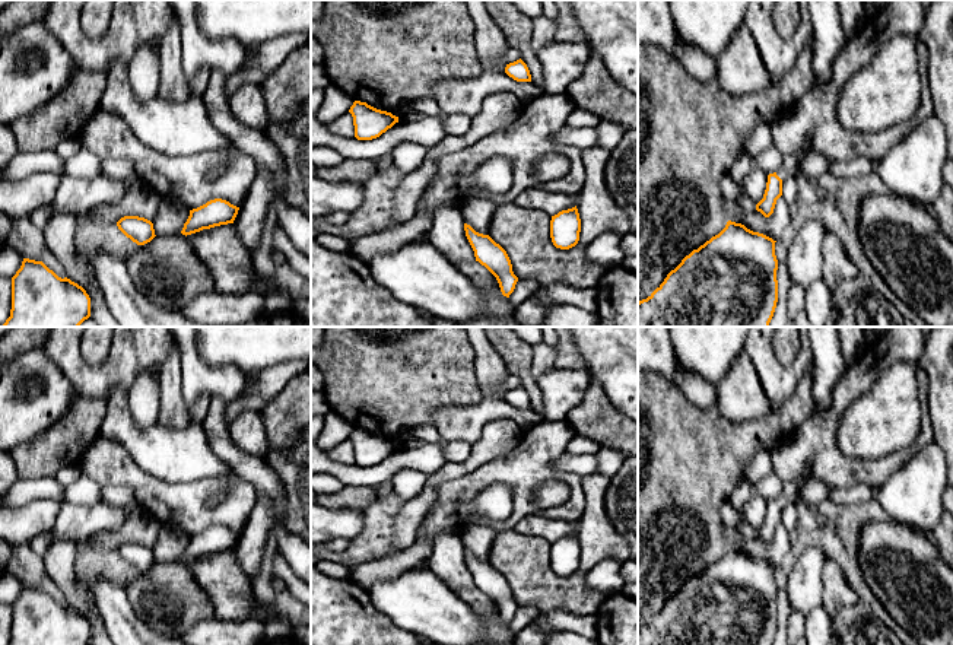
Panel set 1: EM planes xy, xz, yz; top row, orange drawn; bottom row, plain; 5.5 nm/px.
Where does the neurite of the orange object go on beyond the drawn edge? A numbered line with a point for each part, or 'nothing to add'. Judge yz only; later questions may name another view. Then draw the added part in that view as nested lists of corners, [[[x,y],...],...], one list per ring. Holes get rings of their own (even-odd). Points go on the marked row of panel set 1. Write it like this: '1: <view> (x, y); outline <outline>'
1: yz (788, 170); outline [[[809,140],[804,142],[804,144],[791,155],[784,156],[782,166],[776,171],[776,175],[784,181],[787,178],[794,178],[798,169],[798,163],[809,152]]]

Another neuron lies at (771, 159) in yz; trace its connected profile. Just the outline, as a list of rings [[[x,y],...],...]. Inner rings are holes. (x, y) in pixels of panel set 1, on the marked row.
[[[773,146],[759,153],[755,161],[768,175],[776,172],[784,163],[784,155]]]

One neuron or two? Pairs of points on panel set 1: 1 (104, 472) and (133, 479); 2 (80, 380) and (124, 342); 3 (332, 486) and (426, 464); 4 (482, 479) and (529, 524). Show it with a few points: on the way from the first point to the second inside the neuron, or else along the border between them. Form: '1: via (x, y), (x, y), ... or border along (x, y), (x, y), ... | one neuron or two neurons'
1: via (111, 472), (126, 473) | one neuron
2: via (94, 380), (121, 355) | one neuron
3: border along (326, 472), (343, 485) | two neurons
4: border along (558, 518), (526, 515), (512, 528) | two neurons

